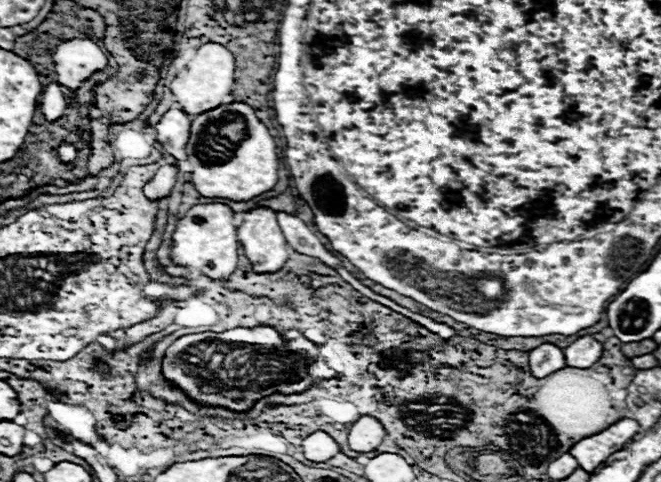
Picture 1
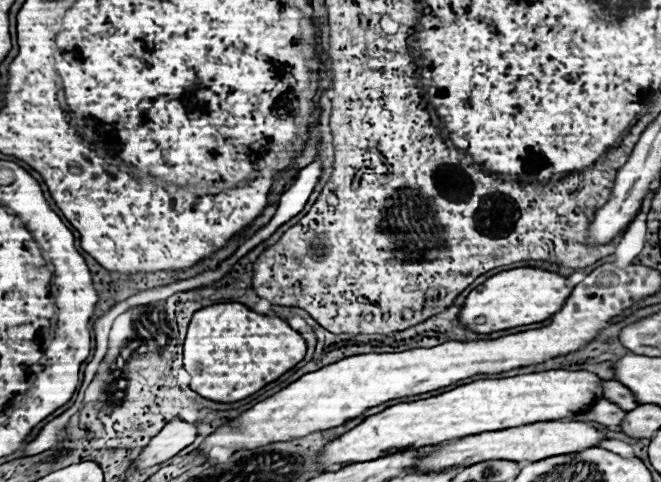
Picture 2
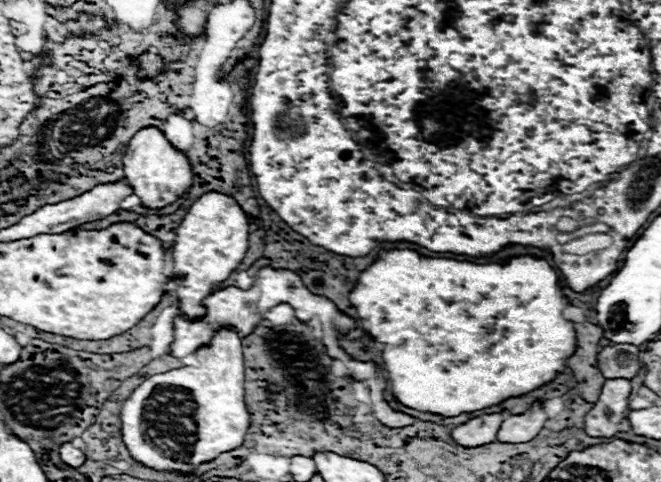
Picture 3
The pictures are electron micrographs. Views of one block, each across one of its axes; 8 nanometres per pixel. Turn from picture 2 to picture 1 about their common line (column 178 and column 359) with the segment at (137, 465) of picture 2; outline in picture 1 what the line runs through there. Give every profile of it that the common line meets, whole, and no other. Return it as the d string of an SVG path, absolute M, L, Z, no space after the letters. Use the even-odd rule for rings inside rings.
M362 416L348 434L348 446L356 452L372 452L376 450L386 436L384 424L374 416Z

